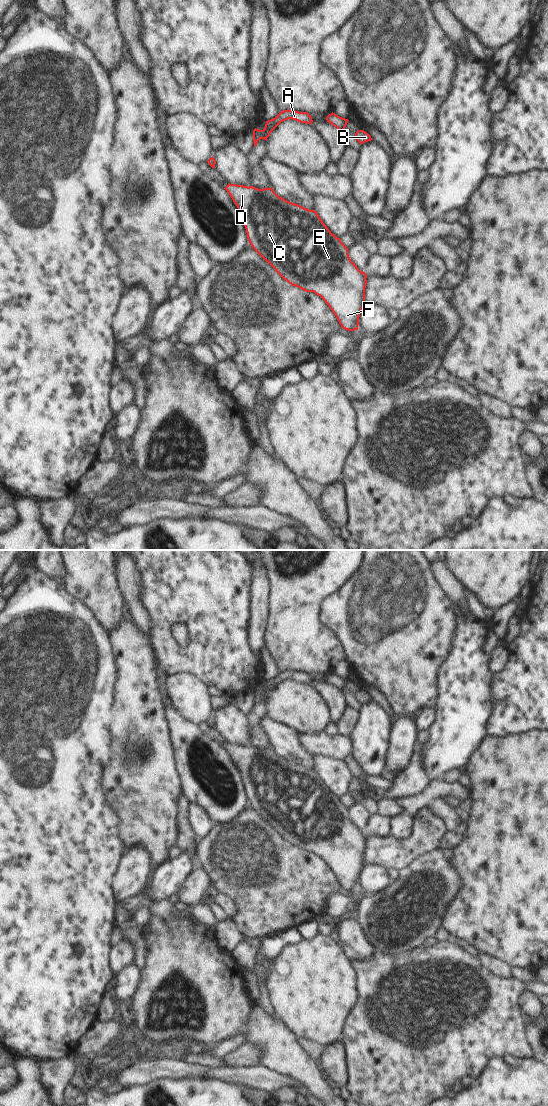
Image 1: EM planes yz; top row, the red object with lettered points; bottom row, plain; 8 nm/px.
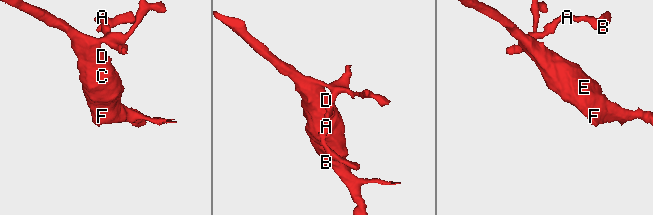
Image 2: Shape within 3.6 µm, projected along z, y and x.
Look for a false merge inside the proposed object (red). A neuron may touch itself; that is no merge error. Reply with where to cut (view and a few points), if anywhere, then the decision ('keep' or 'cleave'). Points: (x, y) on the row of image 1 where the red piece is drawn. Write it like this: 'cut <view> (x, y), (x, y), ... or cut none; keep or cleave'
cut none; keep

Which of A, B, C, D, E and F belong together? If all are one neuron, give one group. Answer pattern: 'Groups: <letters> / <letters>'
Groups: A B C D E F.

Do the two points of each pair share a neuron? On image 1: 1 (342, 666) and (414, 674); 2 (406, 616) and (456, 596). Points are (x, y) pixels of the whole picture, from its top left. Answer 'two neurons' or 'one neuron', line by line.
1: two neurons
2: two neurons

